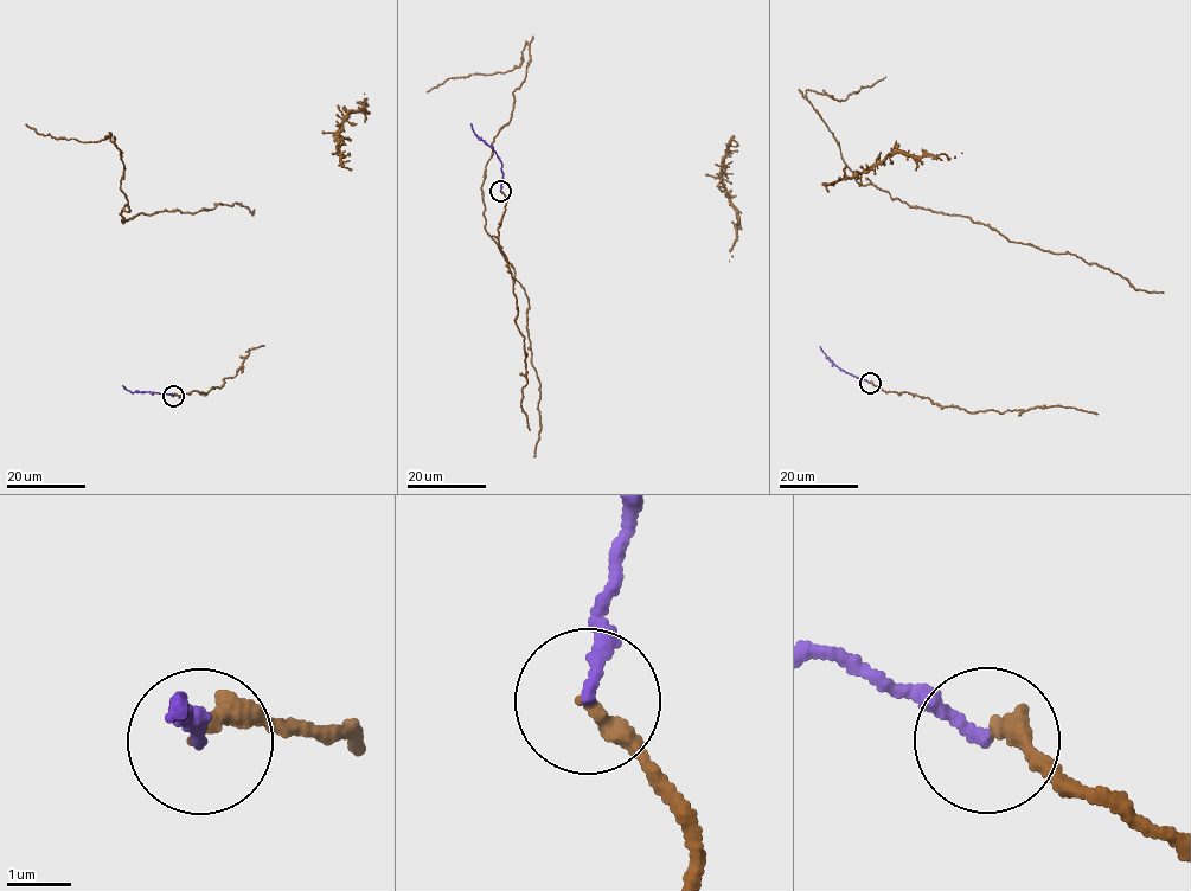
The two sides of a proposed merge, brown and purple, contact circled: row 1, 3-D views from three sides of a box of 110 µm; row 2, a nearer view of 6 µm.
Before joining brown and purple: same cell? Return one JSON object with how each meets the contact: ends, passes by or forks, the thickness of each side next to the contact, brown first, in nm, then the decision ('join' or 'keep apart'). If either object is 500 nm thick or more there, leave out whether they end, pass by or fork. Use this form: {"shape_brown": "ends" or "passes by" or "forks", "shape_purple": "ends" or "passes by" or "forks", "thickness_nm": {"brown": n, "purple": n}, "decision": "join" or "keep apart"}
{"shape_brown": "ends", "shape_purple": "ends", "thickness_nm": {"brown": 260, "purple": 190}, "decision": "join"}

